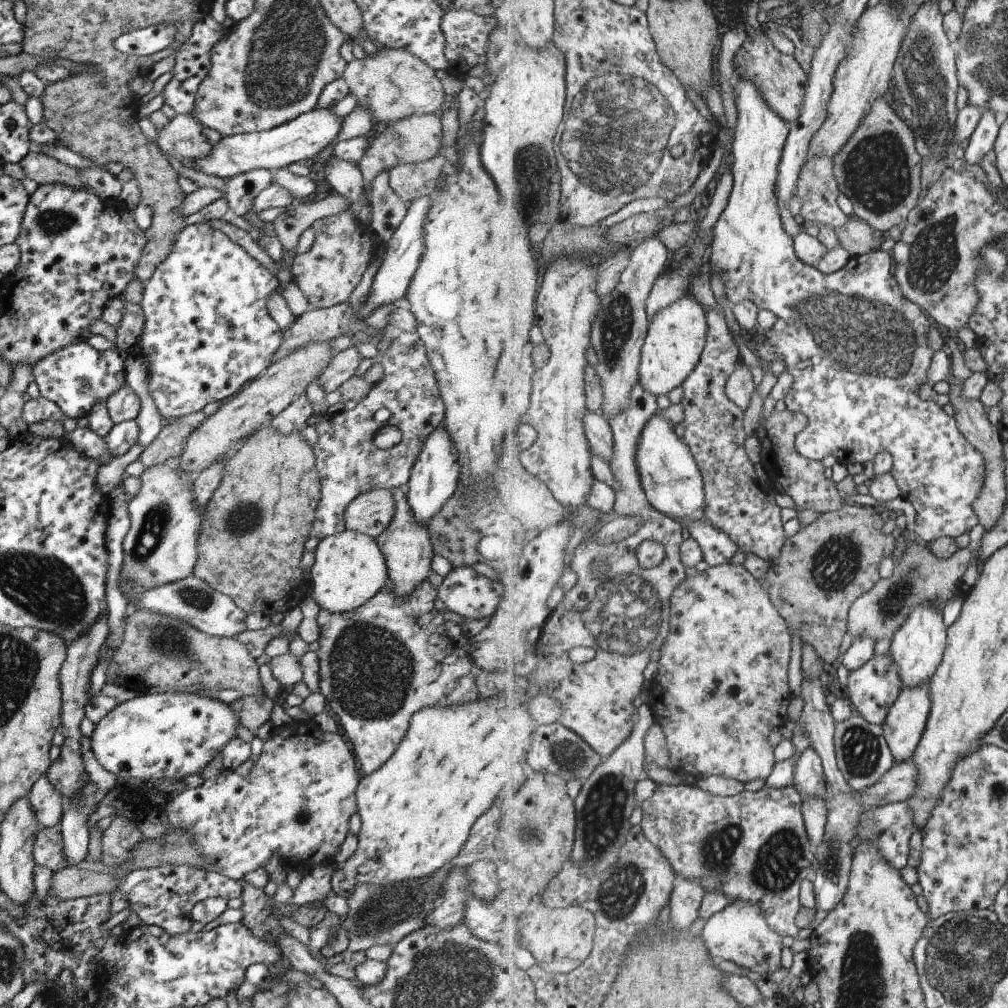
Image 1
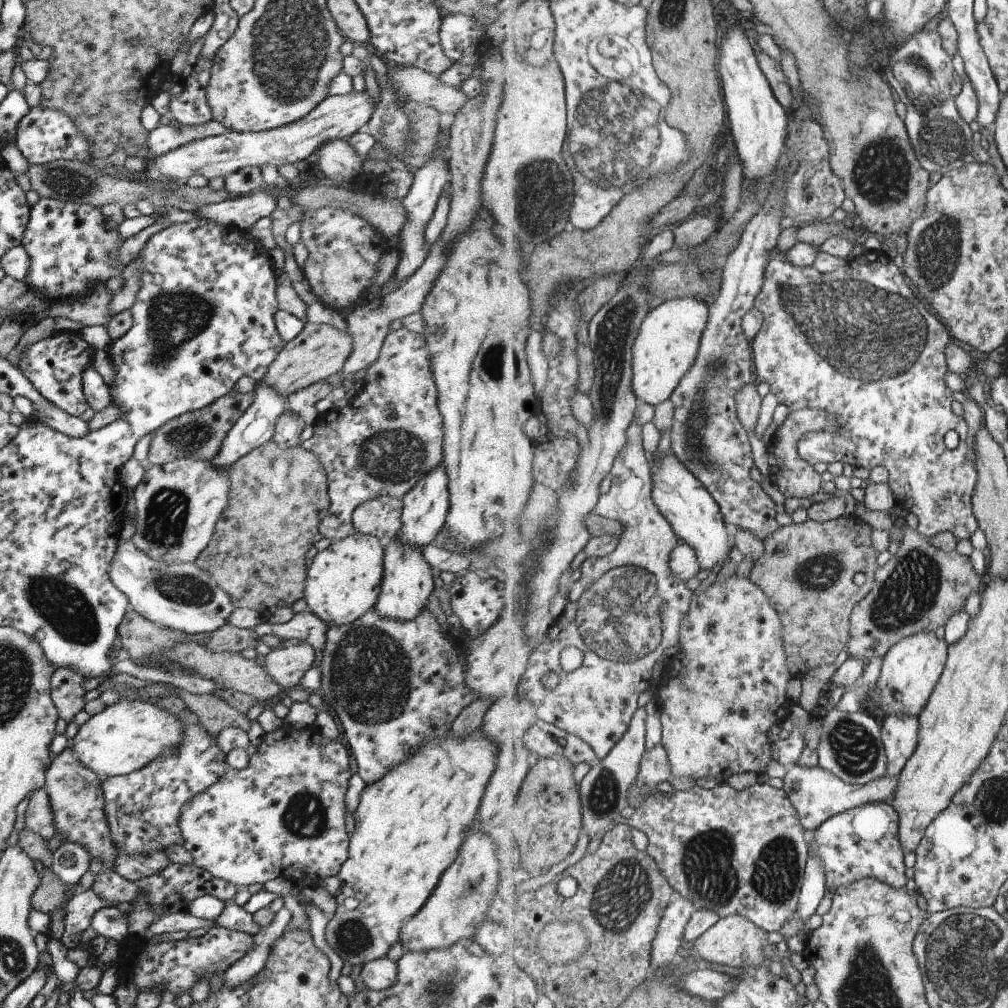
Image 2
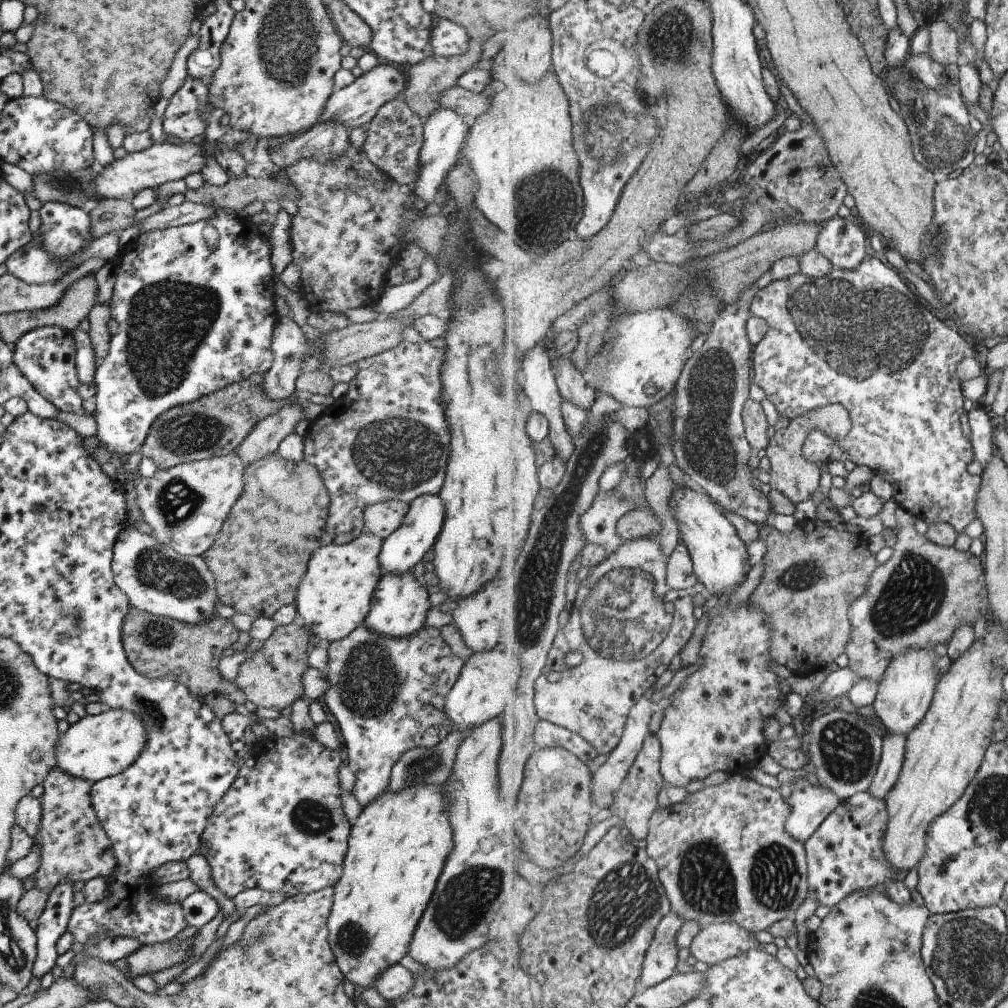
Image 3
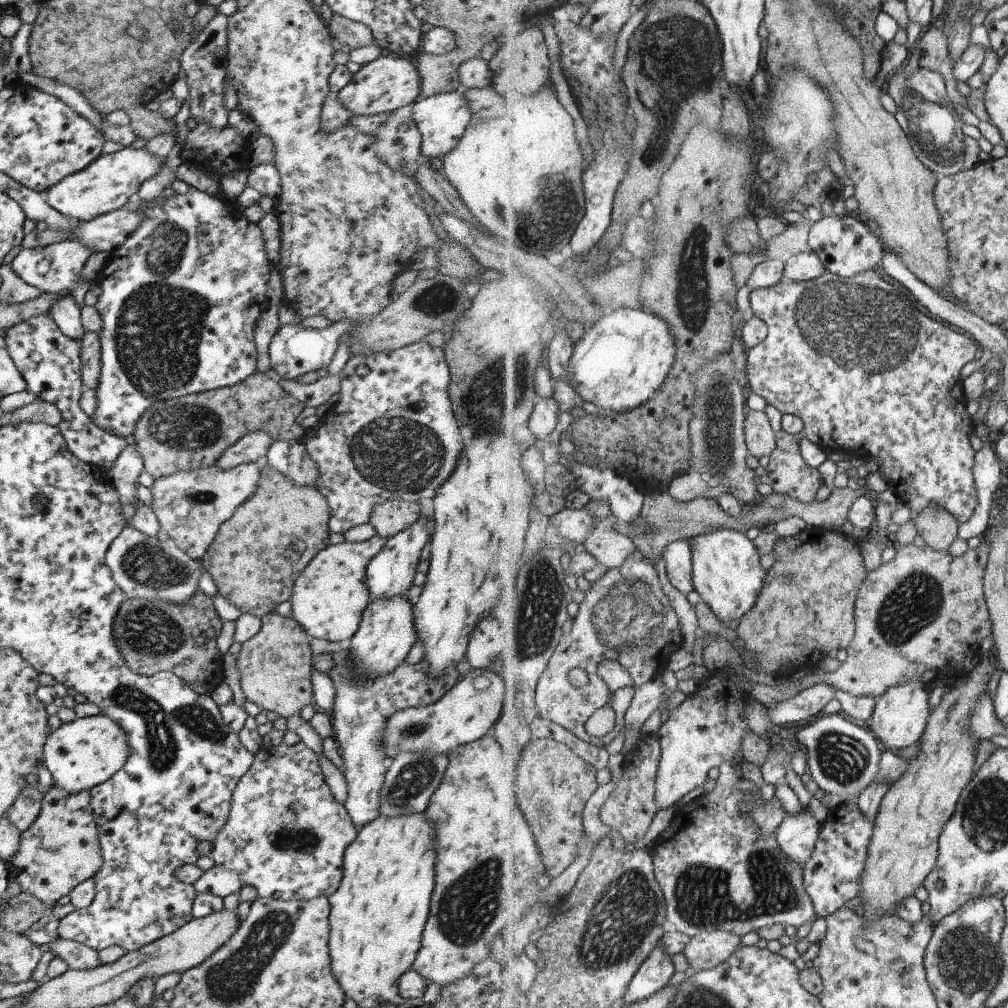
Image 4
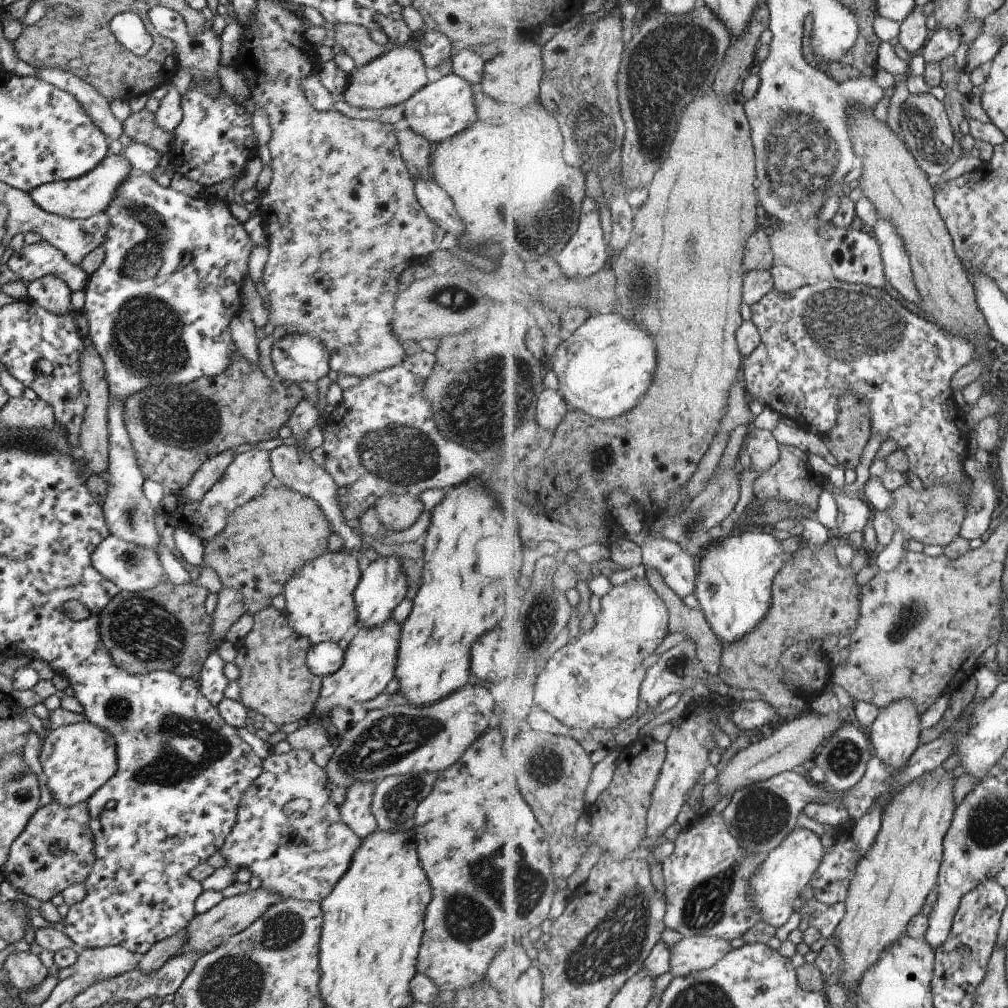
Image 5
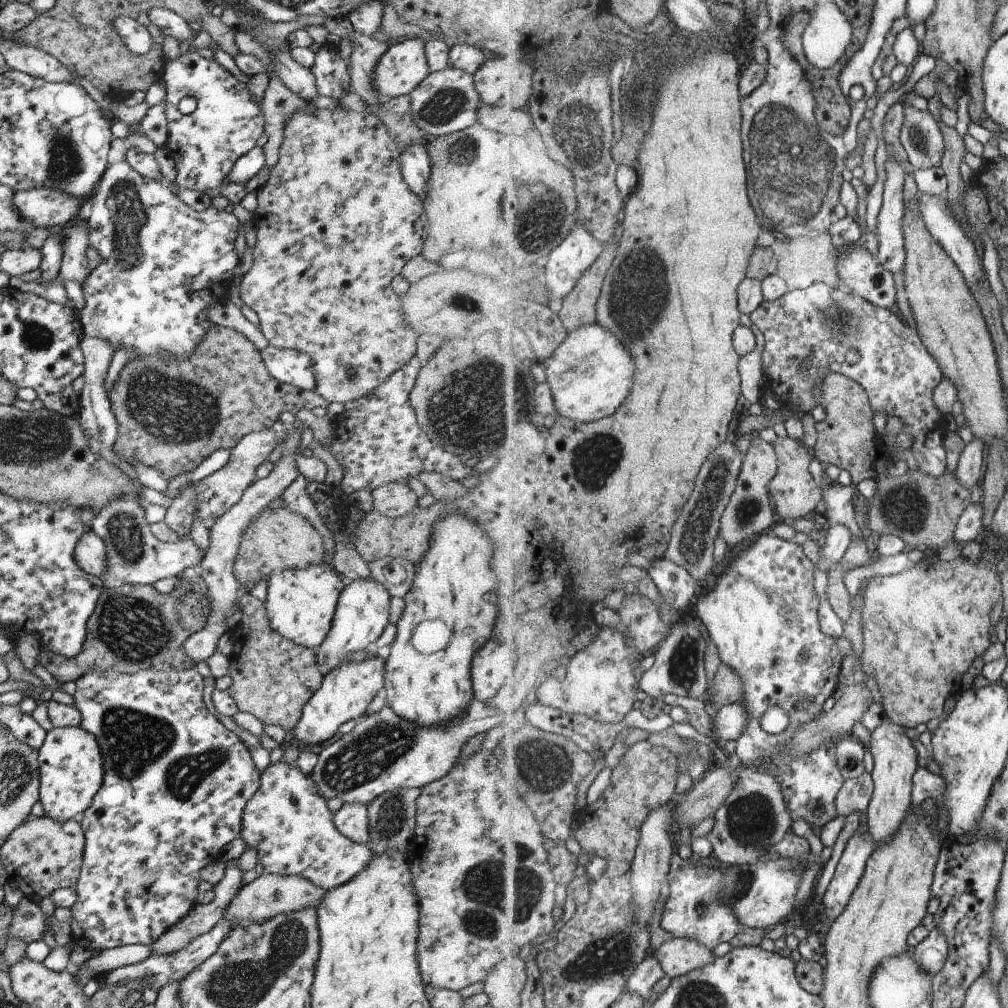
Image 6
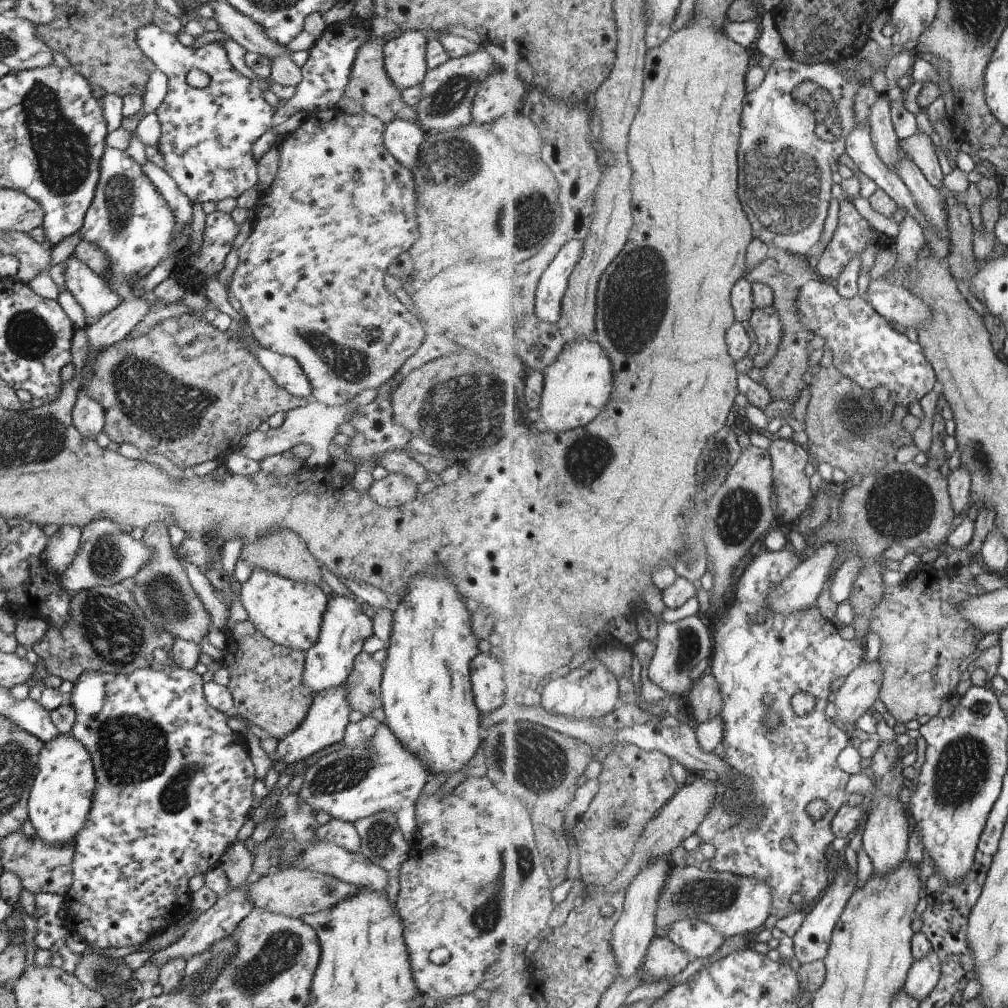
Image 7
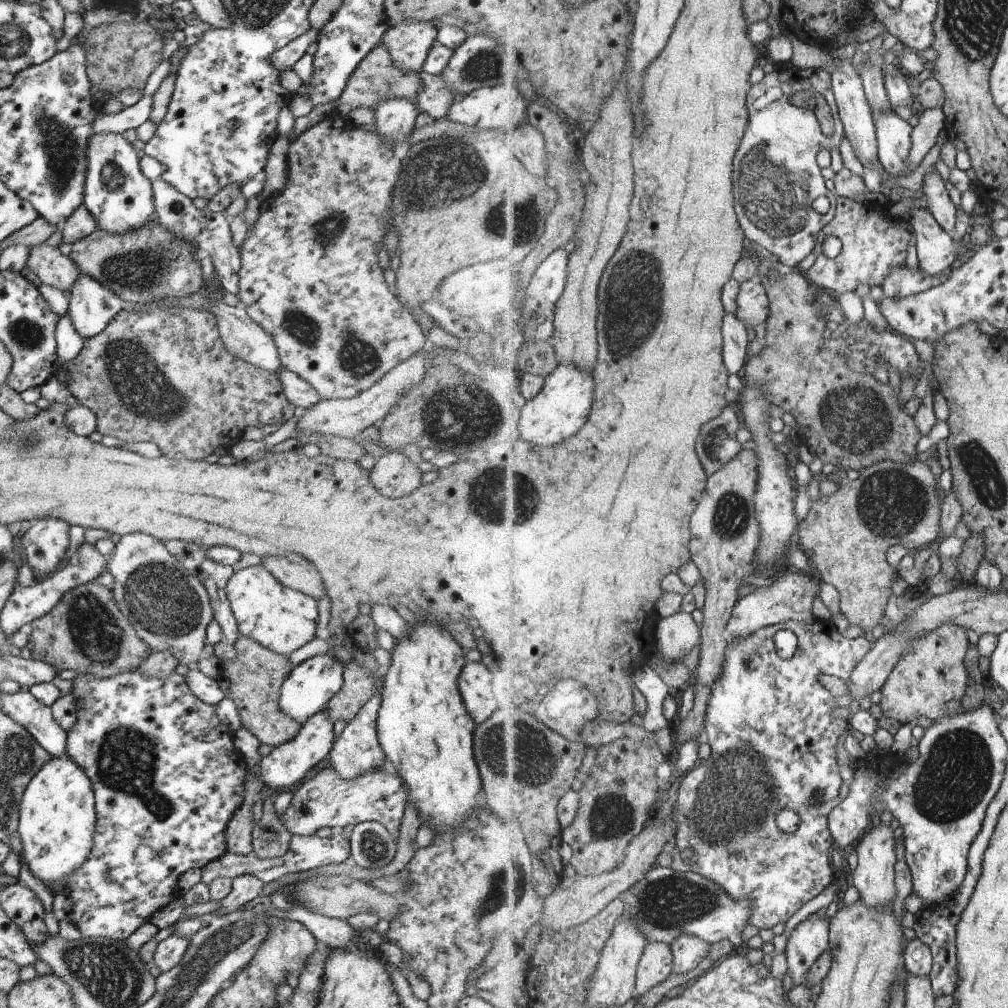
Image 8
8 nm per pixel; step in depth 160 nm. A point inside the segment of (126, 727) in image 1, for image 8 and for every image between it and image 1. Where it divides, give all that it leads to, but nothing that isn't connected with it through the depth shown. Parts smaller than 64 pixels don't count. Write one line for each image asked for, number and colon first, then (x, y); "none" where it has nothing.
2: (123, 737)
3: (96, 746)
4: (79, 755)
5: (77, 758)
6: (70, 770)
7: (59, 800)
8: (56, 816)

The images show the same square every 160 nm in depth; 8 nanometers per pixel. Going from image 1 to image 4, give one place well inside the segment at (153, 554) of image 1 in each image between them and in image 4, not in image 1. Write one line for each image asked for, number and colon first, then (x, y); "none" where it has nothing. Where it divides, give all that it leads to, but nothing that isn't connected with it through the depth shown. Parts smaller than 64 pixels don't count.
2: (176, 504)
3: (185, 505)
4: (189, 505)

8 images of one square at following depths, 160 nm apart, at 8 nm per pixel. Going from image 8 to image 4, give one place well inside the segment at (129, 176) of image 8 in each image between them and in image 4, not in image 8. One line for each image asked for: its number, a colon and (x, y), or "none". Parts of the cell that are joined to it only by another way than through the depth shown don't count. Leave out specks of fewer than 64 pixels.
4: (180, 296)
5: (158, 308)
6: (162, 264)
7: (127, 218)

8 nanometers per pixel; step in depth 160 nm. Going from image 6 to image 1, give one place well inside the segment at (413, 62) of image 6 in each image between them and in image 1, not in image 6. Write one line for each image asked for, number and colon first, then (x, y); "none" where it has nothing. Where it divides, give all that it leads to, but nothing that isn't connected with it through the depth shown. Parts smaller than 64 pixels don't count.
1: (298, 140)
2: (337, 117)
3: (352, 106)
4: (390, 81)
5: (391, 78)

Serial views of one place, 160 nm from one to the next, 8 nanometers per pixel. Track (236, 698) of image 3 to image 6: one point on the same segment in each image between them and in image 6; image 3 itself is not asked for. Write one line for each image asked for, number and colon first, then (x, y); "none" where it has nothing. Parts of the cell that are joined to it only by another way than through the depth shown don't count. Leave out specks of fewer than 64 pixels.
4: (152, 636)
5: (166, 628)
6: (131, 626)

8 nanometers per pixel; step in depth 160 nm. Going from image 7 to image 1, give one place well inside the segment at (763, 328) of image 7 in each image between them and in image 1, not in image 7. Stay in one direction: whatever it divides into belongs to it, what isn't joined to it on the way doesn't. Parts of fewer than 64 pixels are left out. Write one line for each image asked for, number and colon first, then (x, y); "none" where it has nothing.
1: (858, 348)
2: (857, 343)
3: (861, 338)
4: (870, 375)
5: (819, 343)
6: (808, 332)

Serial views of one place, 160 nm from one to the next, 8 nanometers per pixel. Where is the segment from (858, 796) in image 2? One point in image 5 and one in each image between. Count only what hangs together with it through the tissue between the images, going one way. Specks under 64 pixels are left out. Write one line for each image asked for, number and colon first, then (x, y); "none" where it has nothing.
3: (811, 804)
4: (798, 834)
5: (789, 868)

